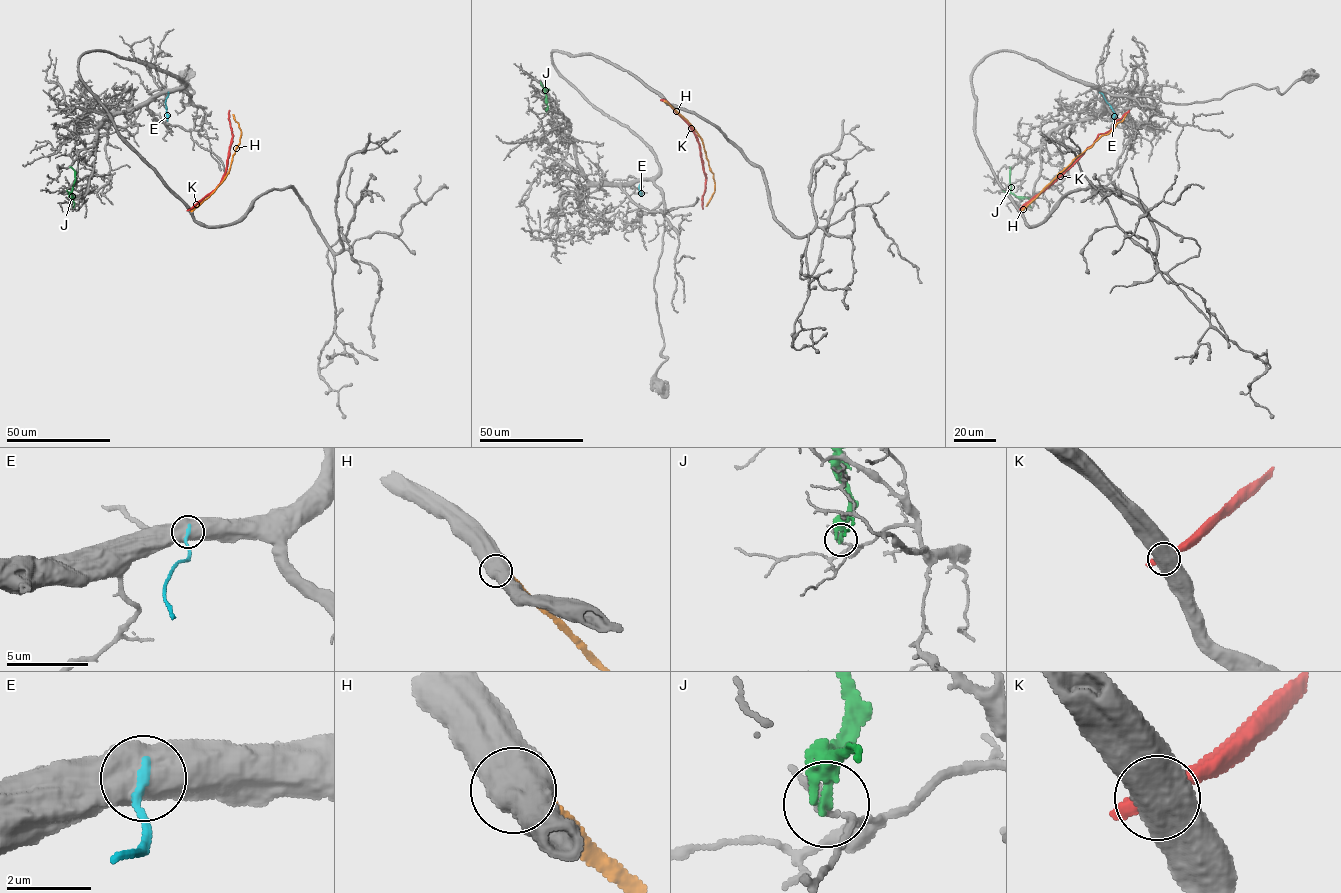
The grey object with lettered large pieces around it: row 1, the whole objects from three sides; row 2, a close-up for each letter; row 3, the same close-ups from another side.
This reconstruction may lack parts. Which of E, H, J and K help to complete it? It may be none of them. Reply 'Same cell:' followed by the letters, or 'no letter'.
Same cell: no letter

